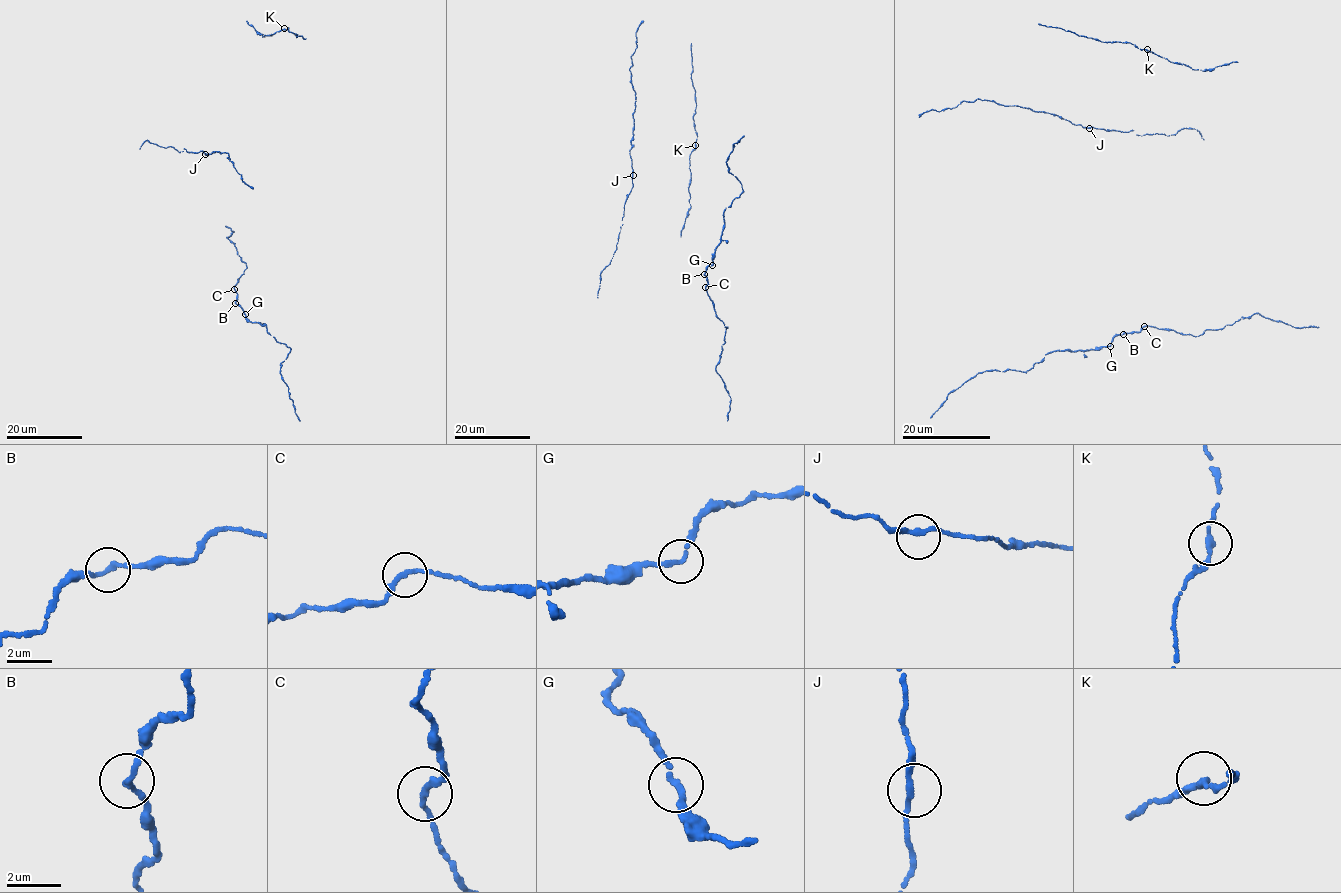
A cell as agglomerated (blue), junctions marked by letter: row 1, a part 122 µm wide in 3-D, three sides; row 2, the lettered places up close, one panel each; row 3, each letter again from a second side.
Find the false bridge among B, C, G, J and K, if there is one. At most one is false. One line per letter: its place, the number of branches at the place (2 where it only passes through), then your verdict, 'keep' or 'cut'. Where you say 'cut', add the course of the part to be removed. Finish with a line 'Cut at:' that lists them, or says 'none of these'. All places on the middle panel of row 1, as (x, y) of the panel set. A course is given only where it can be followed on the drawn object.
B: at (704, 274); 2 branches meet; keep
C: at (705, 287); 2 branches meet; keep
G: at (712, 265); 2 branches meet; keep
J: at (633, 175); 2 branches meet; keep
K: at (695, 145); 2 branches meet; keep
Cut at: none of these

